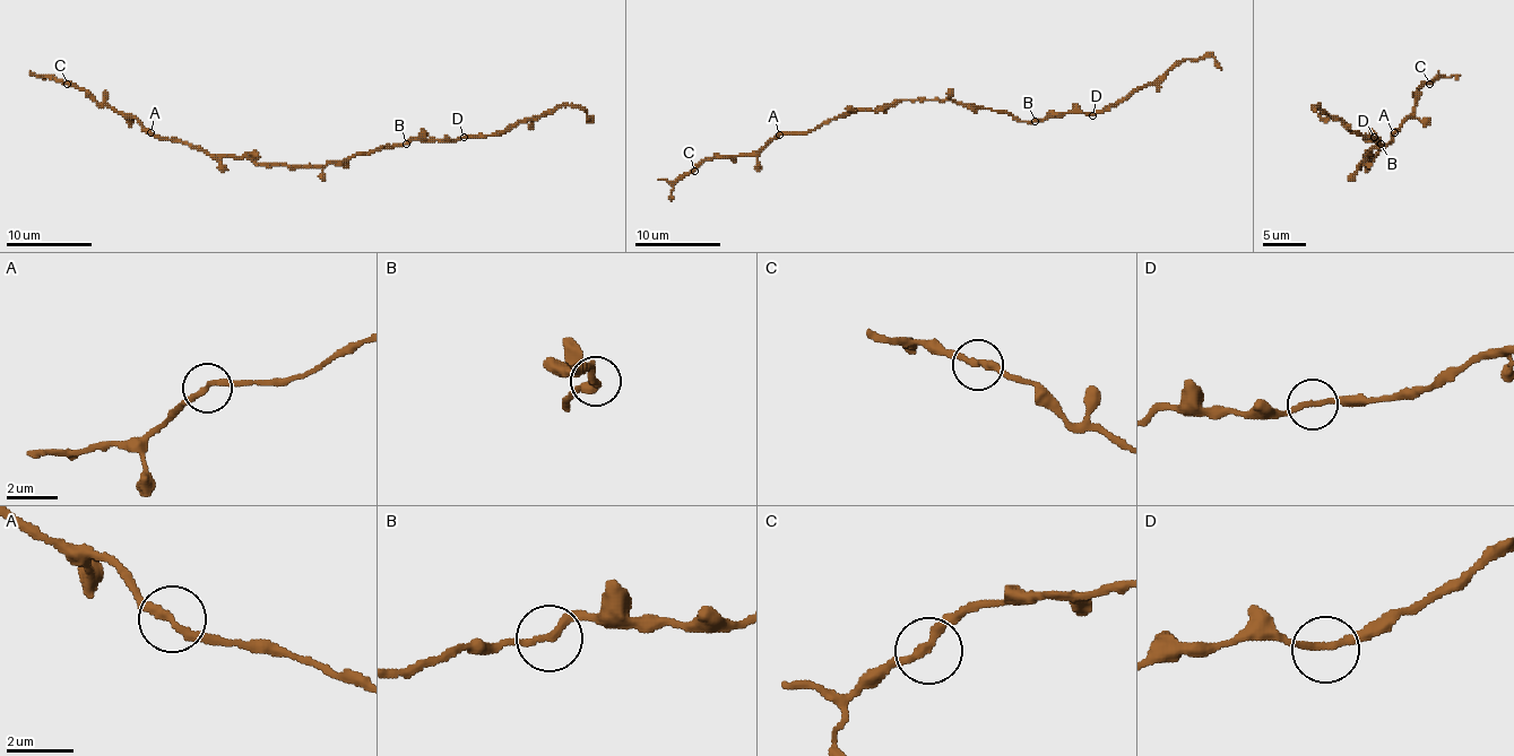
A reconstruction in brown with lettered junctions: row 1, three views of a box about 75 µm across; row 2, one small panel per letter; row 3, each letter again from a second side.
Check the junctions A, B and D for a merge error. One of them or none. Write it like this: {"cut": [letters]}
{"cut": []}

